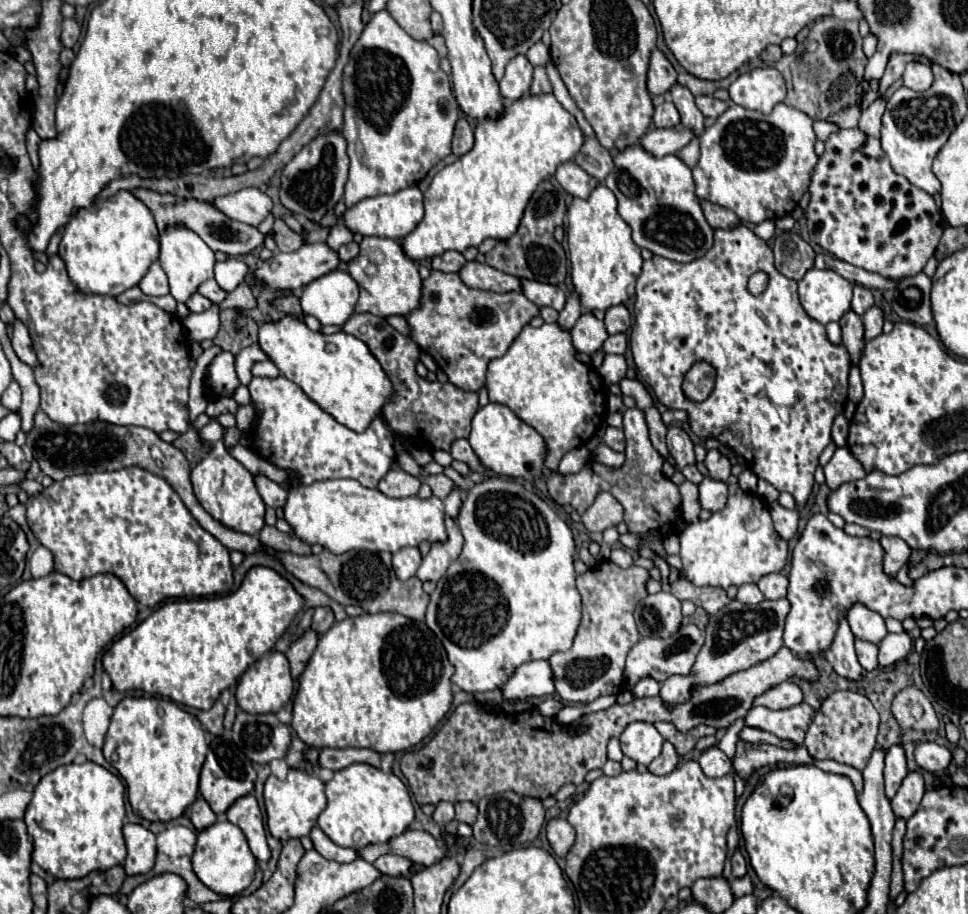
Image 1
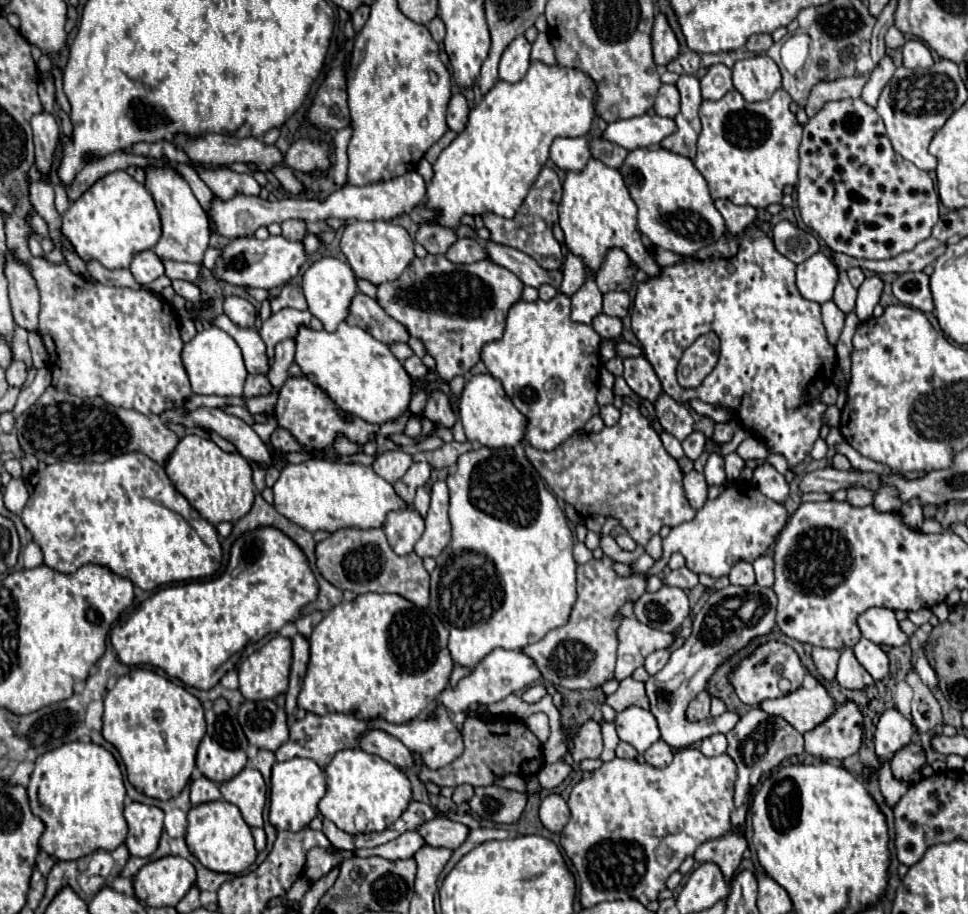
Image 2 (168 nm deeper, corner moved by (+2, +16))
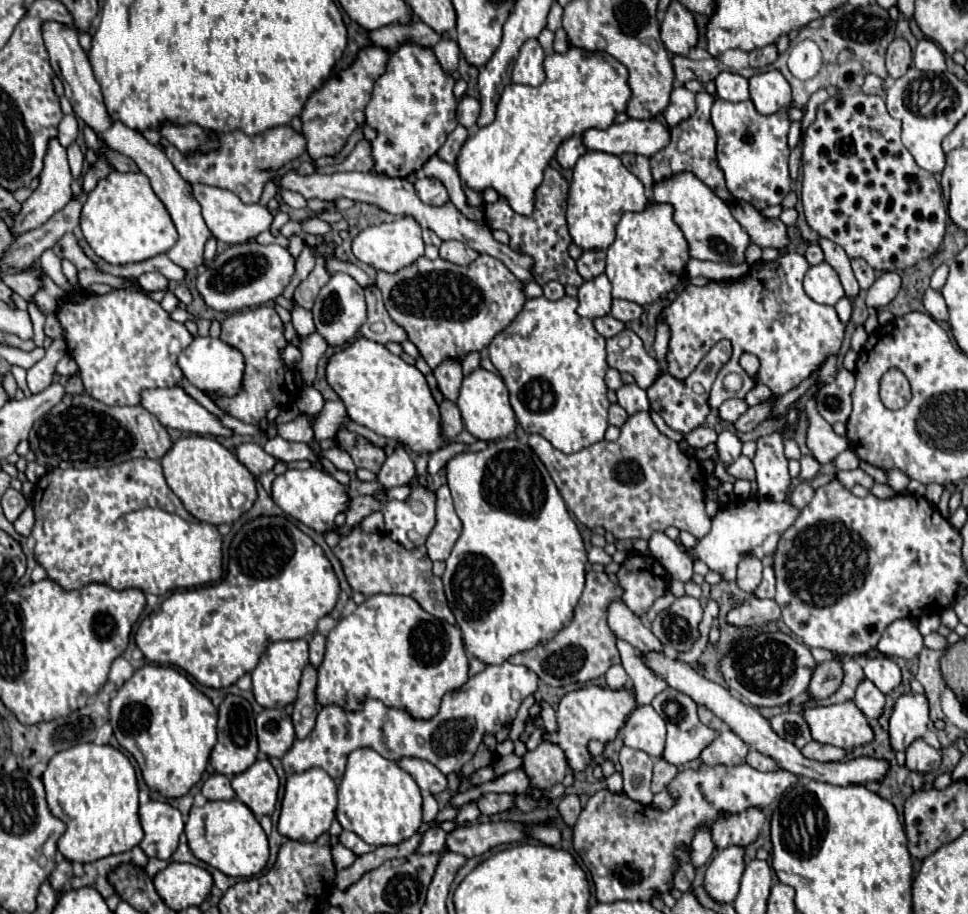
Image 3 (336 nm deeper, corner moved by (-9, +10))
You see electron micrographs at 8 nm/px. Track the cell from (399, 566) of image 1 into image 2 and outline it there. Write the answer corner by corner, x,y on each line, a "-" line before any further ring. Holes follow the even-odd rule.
409,504
403,510
389,512
383,522
383,530
389,538
391,548
399,556
405,556
407,552
413,550
415,542
421,538
423,530
425,530
425,522
423,522
421,514

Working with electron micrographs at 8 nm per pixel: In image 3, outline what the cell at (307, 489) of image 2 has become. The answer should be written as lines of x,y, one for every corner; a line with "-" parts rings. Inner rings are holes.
310,466
308,470
286,470
286,474
278,476
272,486
272,500
288,516
292,516
294,520
298,520
298,522
306,524
308,528
322,532
322,534
336,526
334,520
340,512
350,510
348,486
340,484
328,472
324,472
322,468
316,468
316,466

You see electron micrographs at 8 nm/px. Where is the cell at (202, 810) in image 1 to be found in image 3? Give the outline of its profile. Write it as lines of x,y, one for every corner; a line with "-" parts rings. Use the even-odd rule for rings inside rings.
222,774
210,776
202,786
202,794
206,800
234,800
234,790
232,790
230,778
222,776

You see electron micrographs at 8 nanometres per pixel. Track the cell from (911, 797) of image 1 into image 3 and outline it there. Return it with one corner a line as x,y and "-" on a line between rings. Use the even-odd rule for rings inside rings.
914,740
906,748
906,768
912,772
934,772
940,766
940,752
924,740

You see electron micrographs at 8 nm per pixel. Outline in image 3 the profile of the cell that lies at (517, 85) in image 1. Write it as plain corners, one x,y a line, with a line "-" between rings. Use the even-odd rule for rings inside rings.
528,40
520,48
520,54
512,72
512,82
540,86
544,82
542,62
544,62
544,50
540,48
538,40

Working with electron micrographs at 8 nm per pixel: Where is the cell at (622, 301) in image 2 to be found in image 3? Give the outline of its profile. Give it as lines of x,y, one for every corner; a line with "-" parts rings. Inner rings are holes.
614,300
612,302
612,312
610,312
616,320
628,324
632,320
638,320
642,316
642,306
628,302
628,300

